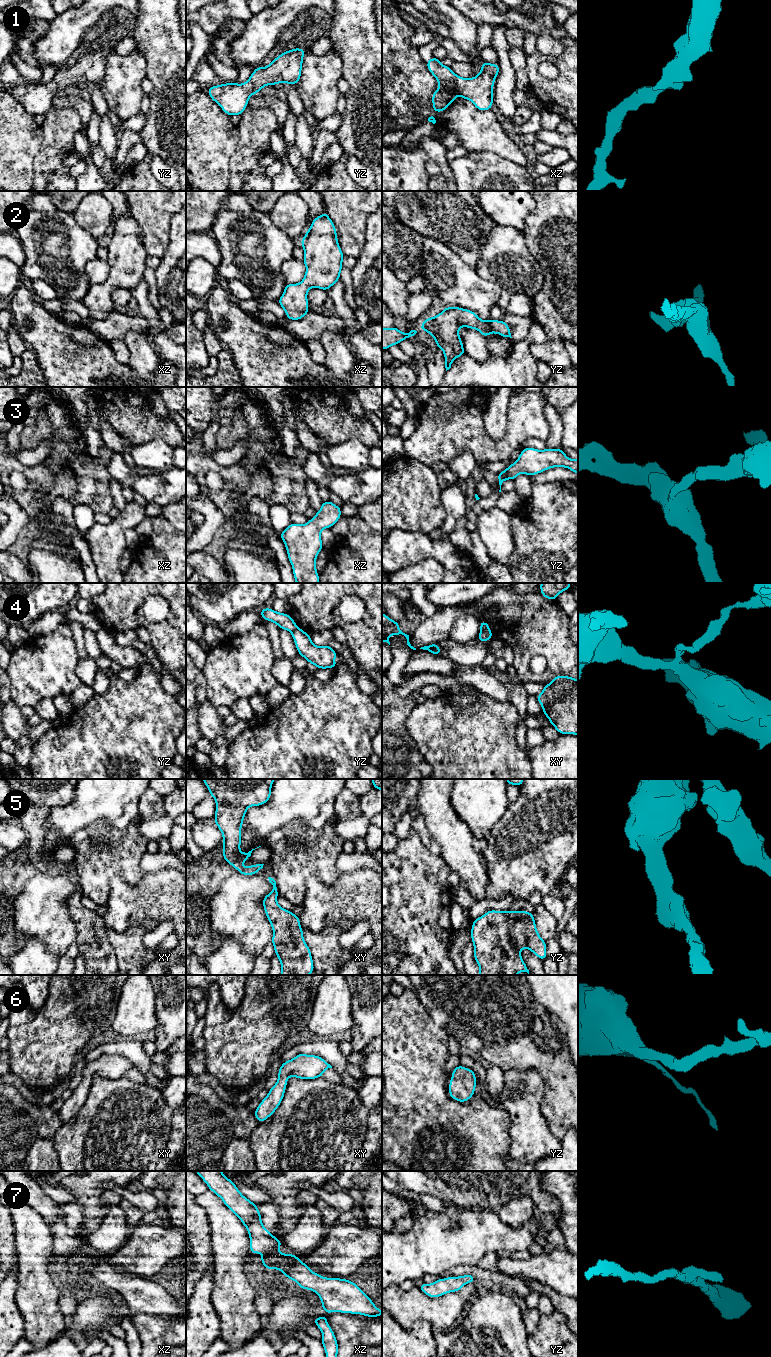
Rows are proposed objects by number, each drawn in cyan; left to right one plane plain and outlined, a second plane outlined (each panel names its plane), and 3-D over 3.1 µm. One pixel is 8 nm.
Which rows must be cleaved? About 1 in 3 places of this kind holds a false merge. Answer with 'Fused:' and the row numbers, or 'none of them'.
Fused: 4

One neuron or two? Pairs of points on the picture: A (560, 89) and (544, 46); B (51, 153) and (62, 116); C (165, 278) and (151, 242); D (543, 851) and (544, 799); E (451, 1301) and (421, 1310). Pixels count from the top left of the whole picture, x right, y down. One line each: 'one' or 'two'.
A: two
B: one
C: two
D: one
E: one

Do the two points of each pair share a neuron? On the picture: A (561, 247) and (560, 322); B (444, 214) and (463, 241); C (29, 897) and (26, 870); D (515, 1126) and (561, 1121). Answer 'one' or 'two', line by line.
A: one
B: one
C: two
D: two

